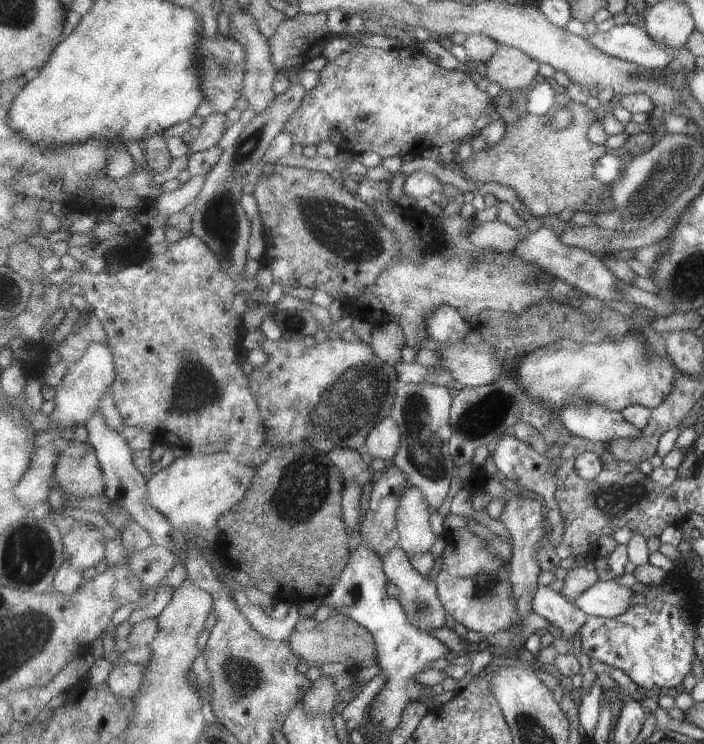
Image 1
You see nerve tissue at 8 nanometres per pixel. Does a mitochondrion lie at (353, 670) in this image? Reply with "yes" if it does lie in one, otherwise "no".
no

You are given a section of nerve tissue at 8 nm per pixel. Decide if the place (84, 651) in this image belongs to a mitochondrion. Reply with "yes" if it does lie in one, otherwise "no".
no

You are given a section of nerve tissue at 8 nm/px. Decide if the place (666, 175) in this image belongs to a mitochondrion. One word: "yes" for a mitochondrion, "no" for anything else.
yes

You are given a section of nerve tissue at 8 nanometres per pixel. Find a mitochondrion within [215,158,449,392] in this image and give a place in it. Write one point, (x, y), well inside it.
(343, 230)

